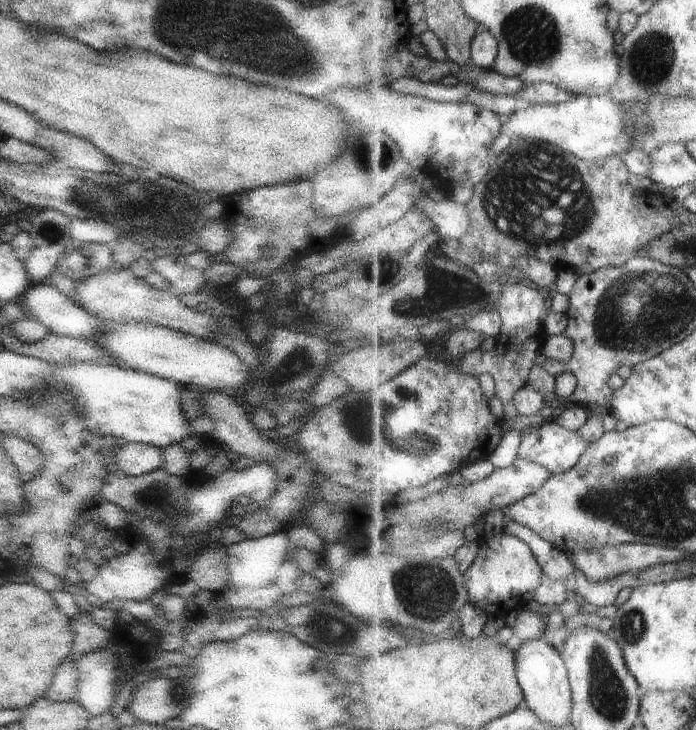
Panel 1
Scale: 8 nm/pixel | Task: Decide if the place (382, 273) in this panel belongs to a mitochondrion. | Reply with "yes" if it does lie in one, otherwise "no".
yes

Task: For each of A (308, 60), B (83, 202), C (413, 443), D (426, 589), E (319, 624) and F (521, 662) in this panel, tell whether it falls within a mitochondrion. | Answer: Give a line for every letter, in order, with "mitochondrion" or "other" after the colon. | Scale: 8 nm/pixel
A: mitochondrion
B: mitochondrion
C: mitochondrion
D: mitochondrion
E: other
F: other

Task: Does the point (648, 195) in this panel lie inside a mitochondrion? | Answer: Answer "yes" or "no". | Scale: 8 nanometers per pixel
no

